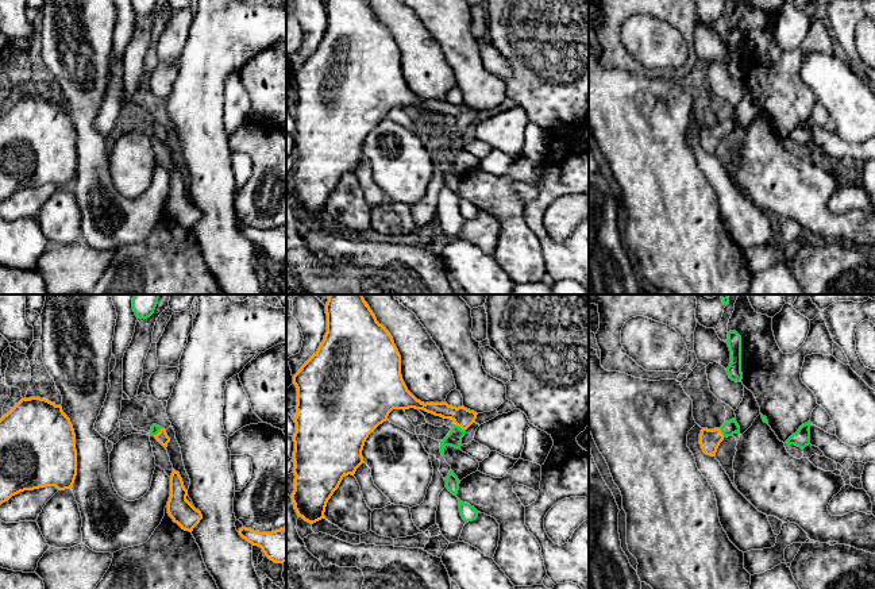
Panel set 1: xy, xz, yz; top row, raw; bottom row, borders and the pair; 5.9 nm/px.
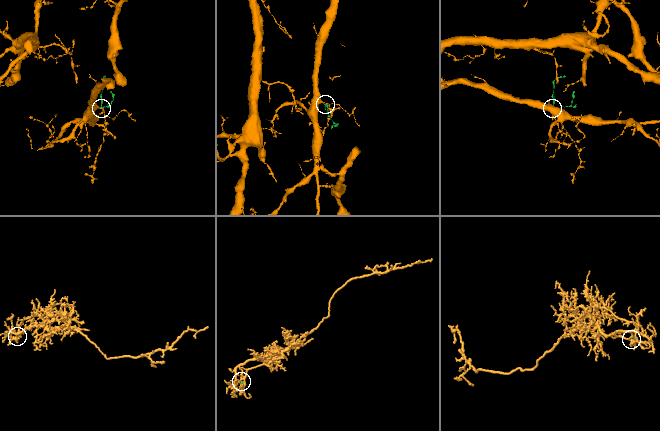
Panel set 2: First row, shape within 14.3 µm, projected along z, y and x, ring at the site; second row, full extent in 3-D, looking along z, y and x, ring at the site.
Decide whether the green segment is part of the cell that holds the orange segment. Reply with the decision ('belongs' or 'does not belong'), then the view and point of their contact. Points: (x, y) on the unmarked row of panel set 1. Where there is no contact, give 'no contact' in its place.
belongs; meets orange in xz at (461, 124)

